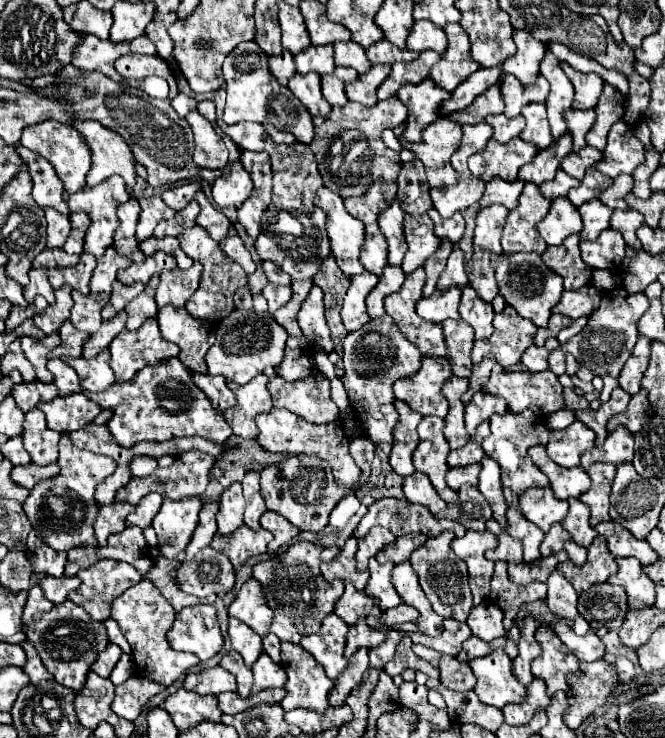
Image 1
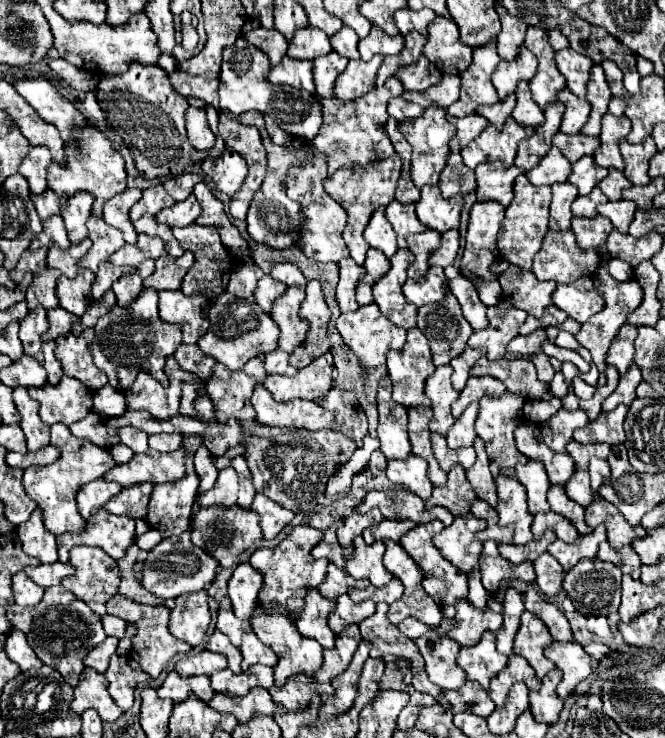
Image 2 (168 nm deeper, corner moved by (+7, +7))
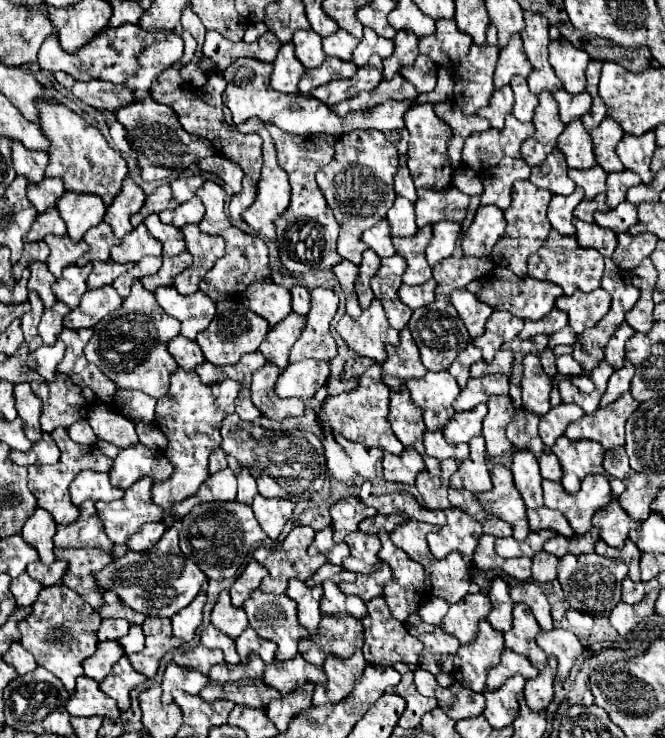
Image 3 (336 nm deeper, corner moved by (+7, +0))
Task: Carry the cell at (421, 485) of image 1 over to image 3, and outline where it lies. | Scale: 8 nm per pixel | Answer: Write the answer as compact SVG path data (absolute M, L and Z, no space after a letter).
M406 447L400 455L392 455L384 451L382 467L386 481L406 483L406 485L414 485L416 475L426 469L422 457L416 451L412 451L412 447Z

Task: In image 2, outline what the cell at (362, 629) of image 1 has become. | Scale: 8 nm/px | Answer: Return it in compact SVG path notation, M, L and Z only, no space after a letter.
M348 594L340 596L336 602L336 610L328 616L328 624L332 628L334 634L340 634L346 626L350 624L360 624L364 618L372 616L372 612L376 612L376 604L366 600L366 602L352 602Z

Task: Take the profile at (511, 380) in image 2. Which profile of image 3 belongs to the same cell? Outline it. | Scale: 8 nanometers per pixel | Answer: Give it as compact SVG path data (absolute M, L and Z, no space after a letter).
M500 349L500 351L496 351L496 357L492 359L492 363L488 363L488 369L484 369L484 373L500 373L500 375L510 377L512 361L514 361L514 353Z

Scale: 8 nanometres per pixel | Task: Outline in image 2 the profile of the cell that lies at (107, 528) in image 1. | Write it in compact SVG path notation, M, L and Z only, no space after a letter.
M98 478L98 480L92 480L92 482L84 484L80 488L80 492L76 494L76 502L78 502L78 510L80 510L82 518L88 520L88 516L92 516L94 510L104 508L108 498L116 496L120 490L122 490L120 484L106 482L104 478Z

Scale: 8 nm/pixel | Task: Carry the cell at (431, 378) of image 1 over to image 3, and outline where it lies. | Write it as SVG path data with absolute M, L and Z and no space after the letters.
M404 327L400 331L400 343L396 347L388 347L388 359L382 363L382 379L390 389L400 389L408 377L422 377L426 371L420 351L408 327Z

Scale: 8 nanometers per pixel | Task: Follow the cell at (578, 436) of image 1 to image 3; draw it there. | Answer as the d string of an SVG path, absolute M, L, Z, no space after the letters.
M560 403L560 405L552 407L548 411L548 415L540 417L540 425L538 425L538 435L544 441L544 445L546 447L552 447L556 443L556 439L560 435L564 435L566 427L572 421L580 419L582 415L584 415L584 411L580 407L576 407L574 403L572 405L570 403L568 405L566 403Z

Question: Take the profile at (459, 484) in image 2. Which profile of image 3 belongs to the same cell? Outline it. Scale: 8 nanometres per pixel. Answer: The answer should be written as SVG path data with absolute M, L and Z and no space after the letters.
M444 459L440 463L442 473L440 475L428 475L428 471L420 471L416 477L416 487L424 499L424 505L428 509L448 509L448 479L458 469L456 459Z

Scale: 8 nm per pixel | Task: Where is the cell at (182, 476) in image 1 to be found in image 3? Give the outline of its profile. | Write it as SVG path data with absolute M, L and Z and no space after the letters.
M142 443L120 449L114 459L110 479L114 487L128 489L140 477L150 477L152 481L164 481L172 475L172 463L158 449L150 449Z

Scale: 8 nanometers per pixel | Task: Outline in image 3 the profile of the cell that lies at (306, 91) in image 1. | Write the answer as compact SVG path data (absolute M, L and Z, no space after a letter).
M282 43L276 61L272 63L272 89L282 93L298 93L298 81L304 75L304 65L296 59L292 43Z

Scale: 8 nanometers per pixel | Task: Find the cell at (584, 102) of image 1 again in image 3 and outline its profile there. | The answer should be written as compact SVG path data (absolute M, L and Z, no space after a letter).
M564 37L550 43L550 65L564 83L564 89L572 95L584 91L584 69L588 61L590 55L578 47L572 47L572 43L566 43Z

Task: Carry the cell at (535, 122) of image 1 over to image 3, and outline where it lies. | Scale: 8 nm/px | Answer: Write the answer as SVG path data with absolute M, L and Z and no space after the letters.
M512 77L512 83L510 83L512 91L514 91L514 107L512 107L512 115L518 119L518 121L532 121L532 115L534 115L534 109L536 109L536 103L538 103L538 97L530 93L528 89L528 83L526 83L526 77Z

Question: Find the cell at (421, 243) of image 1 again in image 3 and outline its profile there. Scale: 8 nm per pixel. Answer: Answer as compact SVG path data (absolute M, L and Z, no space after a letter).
M398 197L394 201L386 219L392 225L392 235L410 237L410 235L416 235L416 231L418 231L416 223L414 223L414 205L404 197Z

